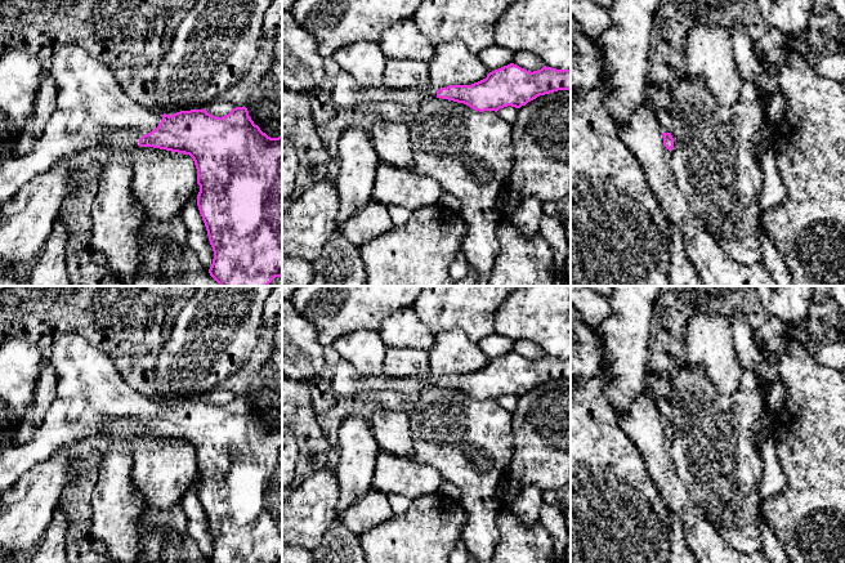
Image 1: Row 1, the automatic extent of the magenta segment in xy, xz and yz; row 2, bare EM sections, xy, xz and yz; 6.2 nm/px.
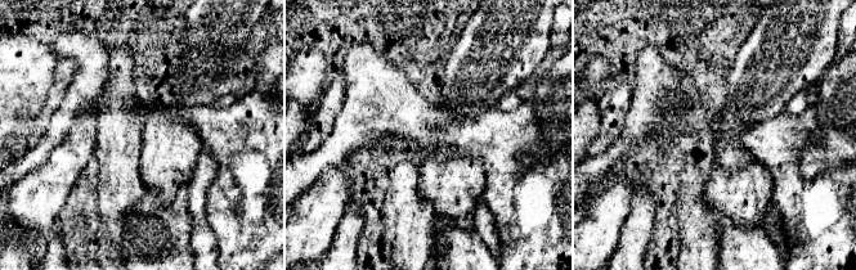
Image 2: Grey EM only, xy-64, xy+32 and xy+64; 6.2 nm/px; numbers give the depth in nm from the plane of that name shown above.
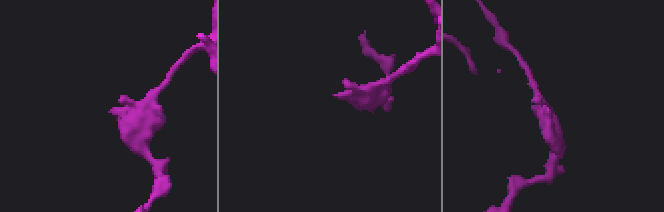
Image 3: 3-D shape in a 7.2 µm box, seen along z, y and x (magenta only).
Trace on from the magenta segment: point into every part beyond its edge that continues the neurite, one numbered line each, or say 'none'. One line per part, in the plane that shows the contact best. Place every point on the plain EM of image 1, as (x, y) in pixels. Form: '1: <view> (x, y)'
1: xy (92, 397)

